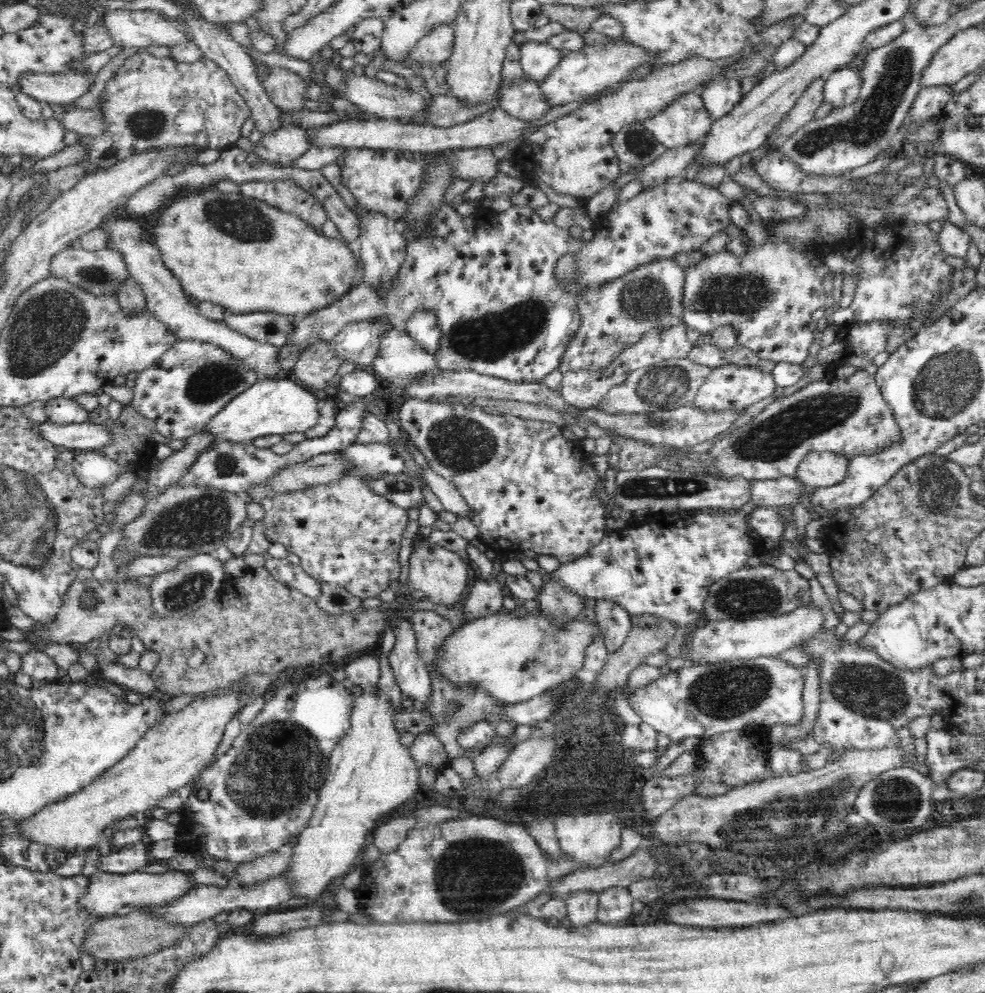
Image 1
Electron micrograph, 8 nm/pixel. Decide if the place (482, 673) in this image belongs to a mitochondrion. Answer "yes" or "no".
no

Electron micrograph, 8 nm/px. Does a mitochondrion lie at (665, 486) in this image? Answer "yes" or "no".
yes

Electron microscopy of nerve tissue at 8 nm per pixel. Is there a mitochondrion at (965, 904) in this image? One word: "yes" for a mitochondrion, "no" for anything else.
yes

